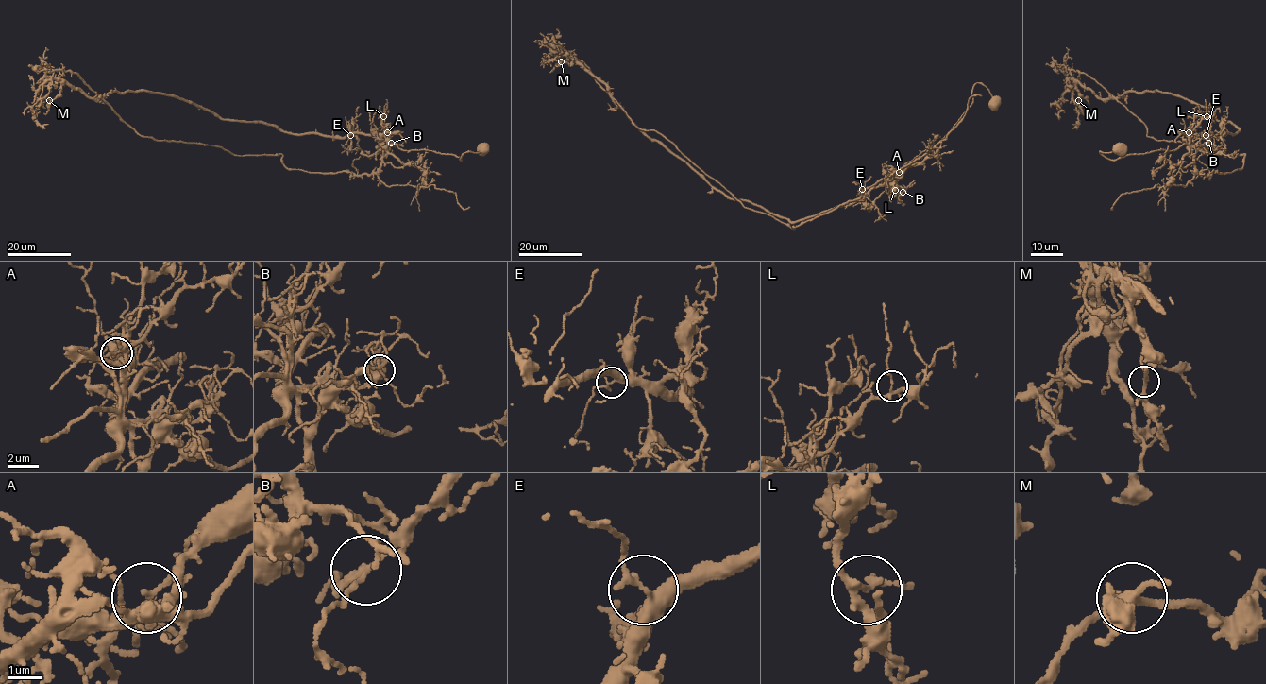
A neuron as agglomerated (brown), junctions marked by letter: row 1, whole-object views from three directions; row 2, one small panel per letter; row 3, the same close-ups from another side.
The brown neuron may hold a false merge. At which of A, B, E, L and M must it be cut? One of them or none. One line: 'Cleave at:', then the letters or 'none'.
Cleave at: A

